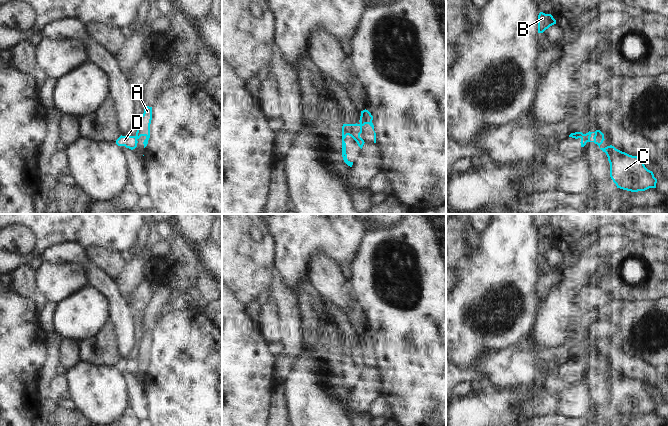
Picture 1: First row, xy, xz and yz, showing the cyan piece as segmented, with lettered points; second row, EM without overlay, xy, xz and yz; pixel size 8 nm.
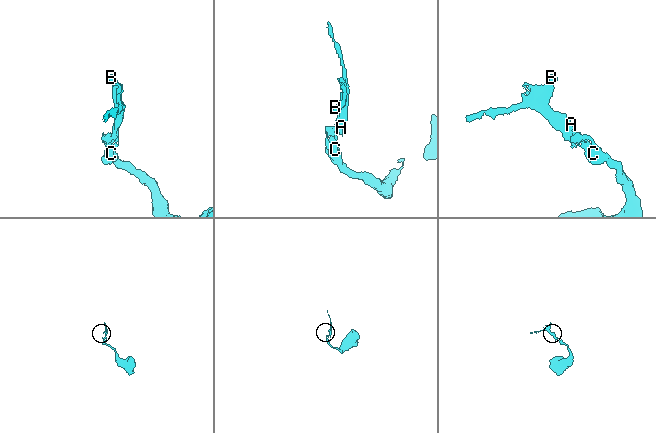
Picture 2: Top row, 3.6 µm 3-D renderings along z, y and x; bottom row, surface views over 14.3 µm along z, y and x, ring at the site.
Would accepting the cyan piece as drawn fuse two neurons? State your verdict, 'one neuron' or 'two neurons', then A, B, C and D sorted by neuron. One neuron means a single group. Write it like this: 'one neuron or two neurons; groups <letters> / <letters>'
two neurons; groups A B / C D

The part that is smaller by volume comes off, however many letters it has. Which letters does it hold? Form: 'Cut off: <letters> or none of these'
Cut off: A, B

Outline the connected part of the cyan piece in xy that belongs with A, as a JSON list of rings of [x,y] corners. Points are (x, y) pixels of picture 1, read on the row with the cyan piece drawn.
[[[145,106],[144,107],[144,113],[138,122],[138,129],[136,132],[137,139],[139,139],[141,136],[146,137],[146,139],[143,142],[144,148],[147,146],[148,140],[150,138],[151,120],[152,120],[152,107]]]

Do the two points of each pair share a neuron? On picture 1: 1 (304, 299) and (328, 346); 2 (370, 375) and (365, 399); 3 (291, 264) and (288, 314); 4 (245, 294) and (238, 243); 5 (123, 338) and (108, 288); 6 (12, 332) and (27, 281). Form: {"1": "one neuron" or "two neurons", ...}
{"1": "one neuron", "2": "one neuron", "3": "two neurons", "4": "one neuron", "5": "one neuron", "6": "two neurons"}

